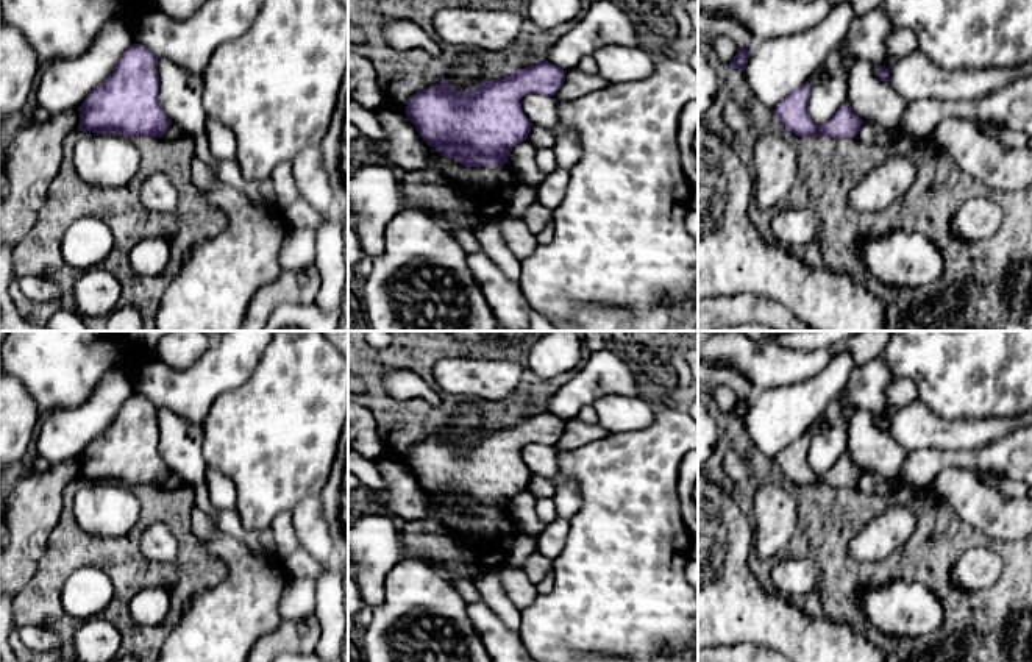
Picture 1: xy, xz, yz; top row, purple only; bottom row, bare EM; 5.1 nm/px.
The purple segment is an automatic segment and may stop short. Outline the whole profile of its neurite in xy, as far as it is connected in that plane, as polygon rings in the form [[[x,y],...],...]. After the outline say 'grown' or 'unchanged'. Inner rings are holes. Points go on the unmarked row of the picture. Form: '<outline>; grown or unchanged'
[[[130,395],[114,422],[78,457],[78,481],[117,482],[136,489],[139,486],[162,487],[172,470],[159,453],[159,409],[144,395]]]; unchanged

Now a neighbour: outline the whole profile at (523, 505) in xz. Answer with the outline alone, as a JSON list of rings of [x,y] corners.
[[[526,489],[511,500],[509,512],[520,520],[520,532],[537,540],[546,525],[536,511],[536,500],[537,498]]]

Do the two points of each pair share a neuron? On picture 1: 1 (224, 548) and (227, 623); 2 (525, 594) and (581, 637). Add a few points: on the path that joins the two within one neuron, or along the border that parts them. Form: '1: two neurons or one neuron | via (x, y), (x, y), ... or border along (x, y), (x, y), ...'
1: one neuron | via (236, 567), (236, 605)
2: two neurons | border along (537, 594), (522, 611)

